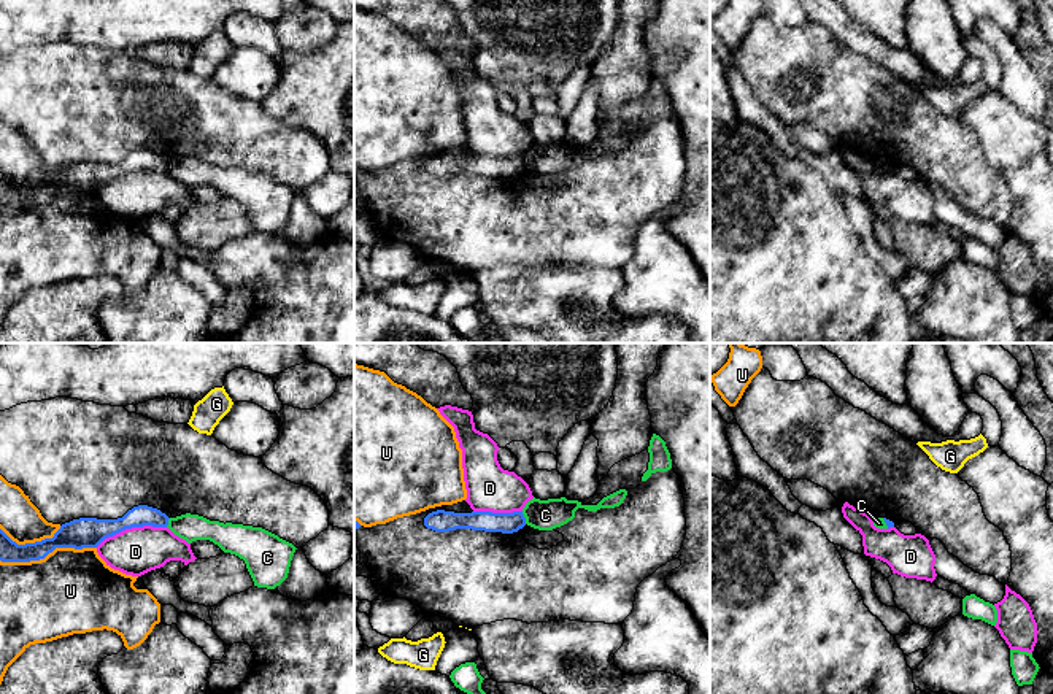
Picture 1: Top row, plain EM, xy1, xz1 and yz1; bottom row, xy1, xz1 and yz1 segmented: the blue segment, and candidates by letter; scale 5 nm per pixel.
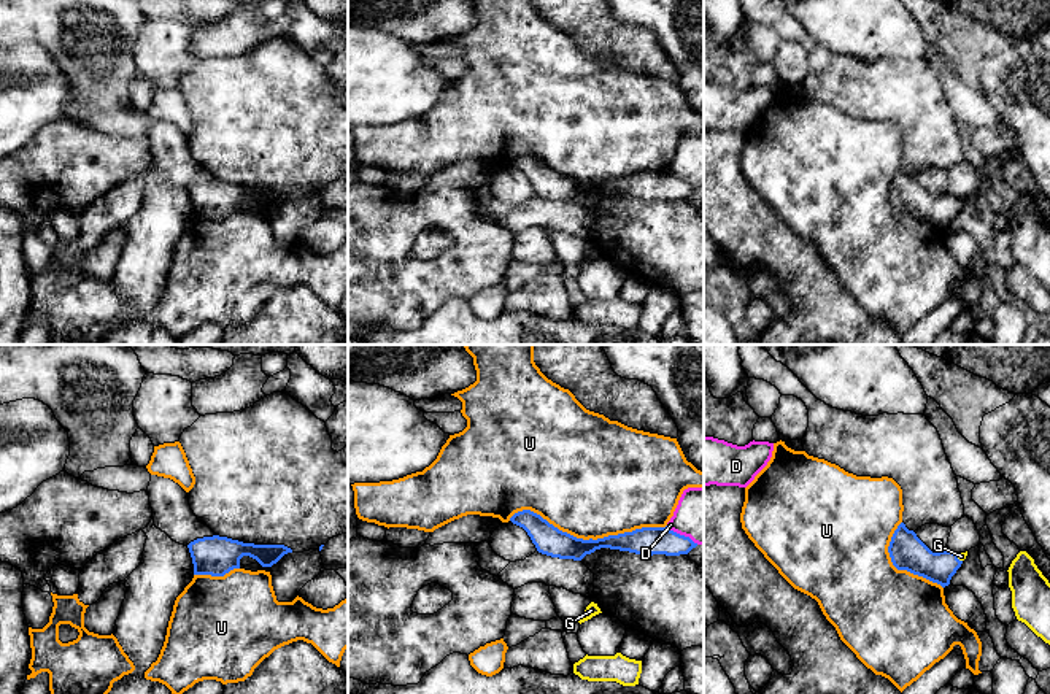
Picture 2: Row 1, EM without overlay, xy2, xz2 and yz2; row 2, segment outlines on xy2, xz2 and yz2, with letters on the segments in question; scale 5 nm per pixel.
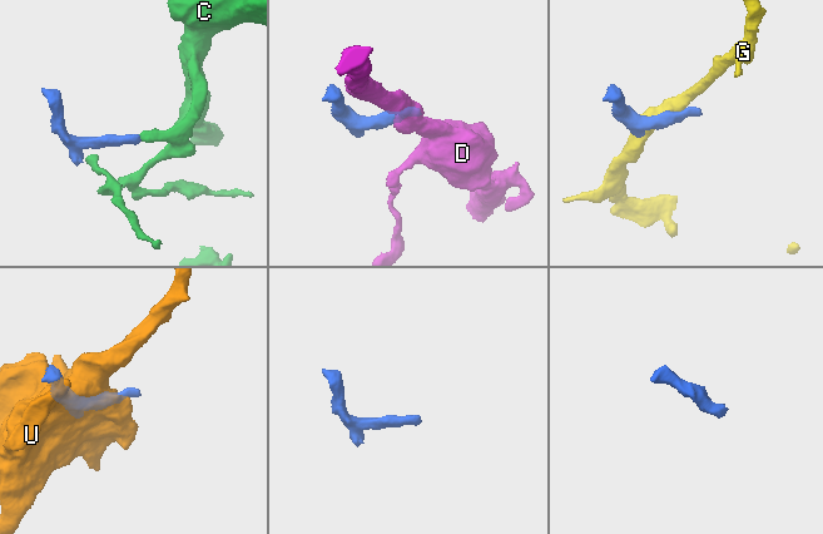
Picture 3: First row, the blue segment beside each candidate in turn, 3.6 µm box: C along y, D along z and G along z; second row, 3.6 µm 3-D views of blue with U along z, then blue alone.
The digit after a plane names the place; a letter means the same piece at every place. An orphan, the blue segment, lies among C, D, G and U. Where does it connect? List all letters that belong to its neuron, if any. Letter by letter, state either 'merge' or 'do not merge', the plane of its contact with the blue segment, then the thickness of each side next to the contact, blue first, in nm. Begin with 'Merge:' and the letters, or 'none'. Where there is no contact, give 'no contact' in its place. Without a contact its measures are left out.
Merge: G
C: do not merge | xz1 | 110/160 nm
D: do not merge | xy1 | 160/240 nm
G: merge | yz2 | 180/50 nm
U: do not merge | xz2 | 150/500 nm

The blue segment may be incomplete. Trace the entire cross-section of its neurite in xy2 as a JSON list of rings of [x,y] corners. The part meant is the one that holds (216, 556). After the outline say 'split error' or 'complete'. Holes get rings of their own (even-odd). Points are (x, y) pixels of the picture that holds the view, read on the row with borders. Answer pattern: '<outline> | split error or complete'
[[[203,537],[187,545],[194,575],[224,576],[234,569],[240,569],[240,559],[249,556],[262,567],[272,567],[284,554],[292,553],[284,545],[254,545],[232,540],[227,537]]] | complete

